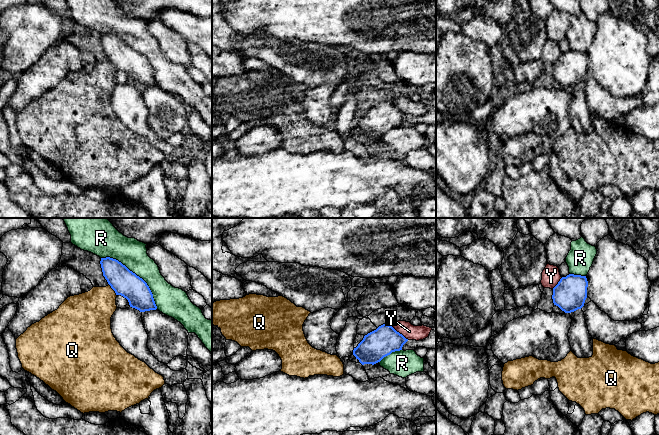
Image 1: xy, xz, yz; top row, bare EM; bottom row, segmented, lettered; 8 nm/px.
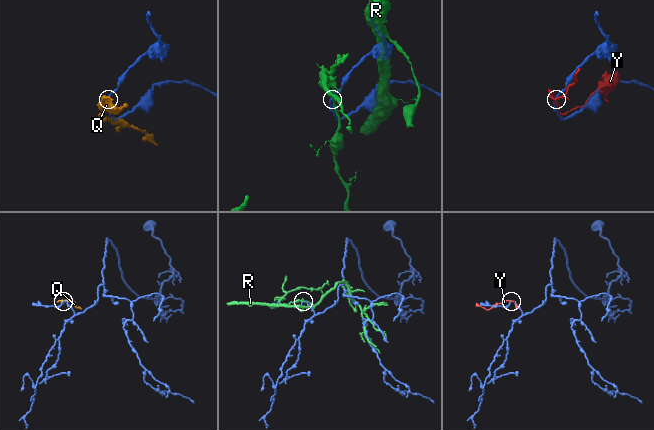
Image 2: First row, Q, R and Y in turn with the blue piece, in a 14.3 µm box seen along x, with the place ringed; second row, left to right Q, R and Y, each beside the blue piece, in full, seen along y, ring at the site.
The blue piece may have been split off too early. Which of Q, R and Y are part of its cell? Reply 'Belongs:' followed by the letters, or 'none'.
Belongs: none

